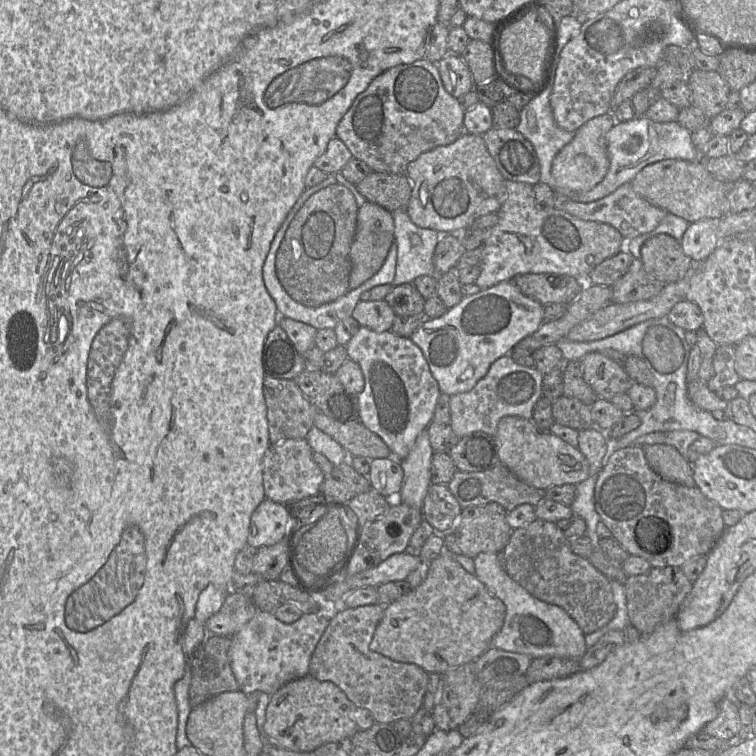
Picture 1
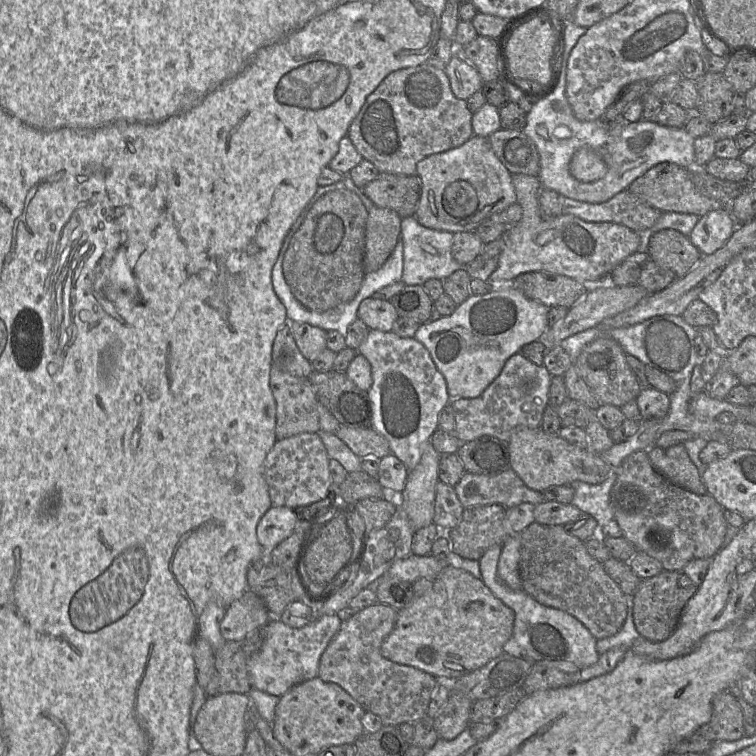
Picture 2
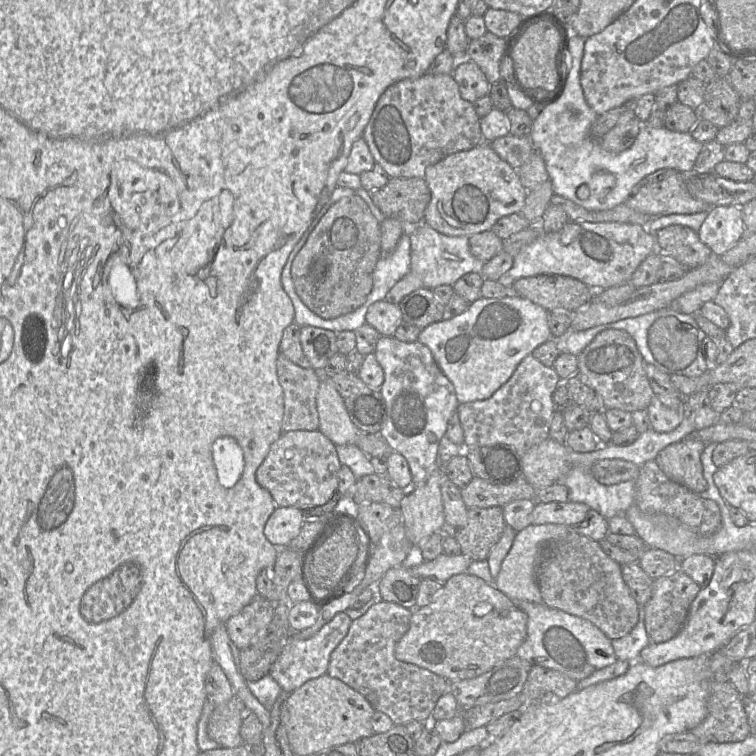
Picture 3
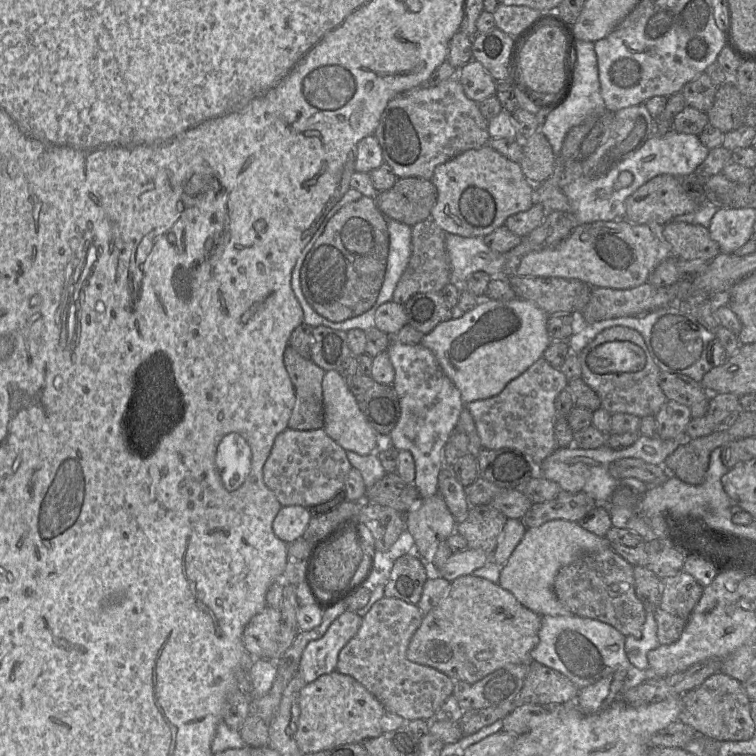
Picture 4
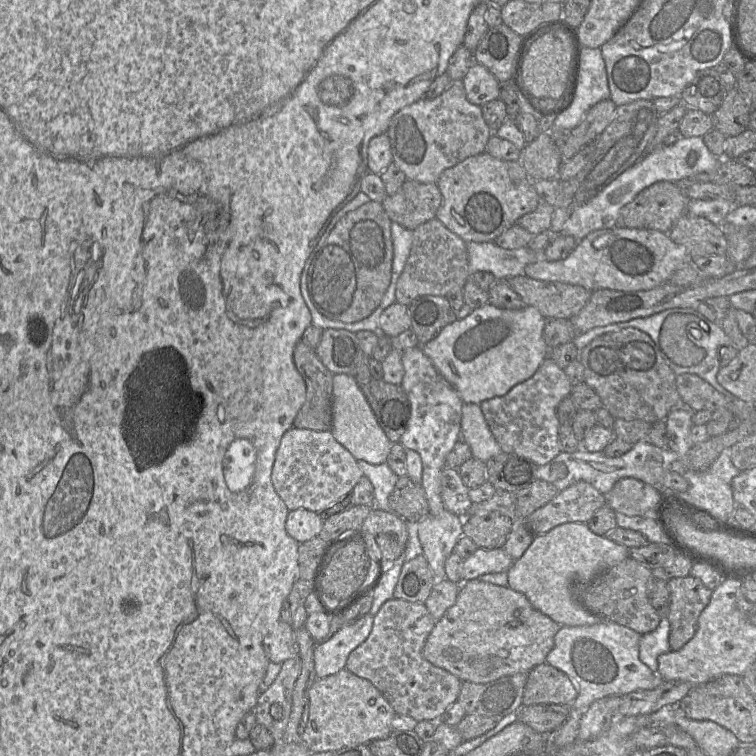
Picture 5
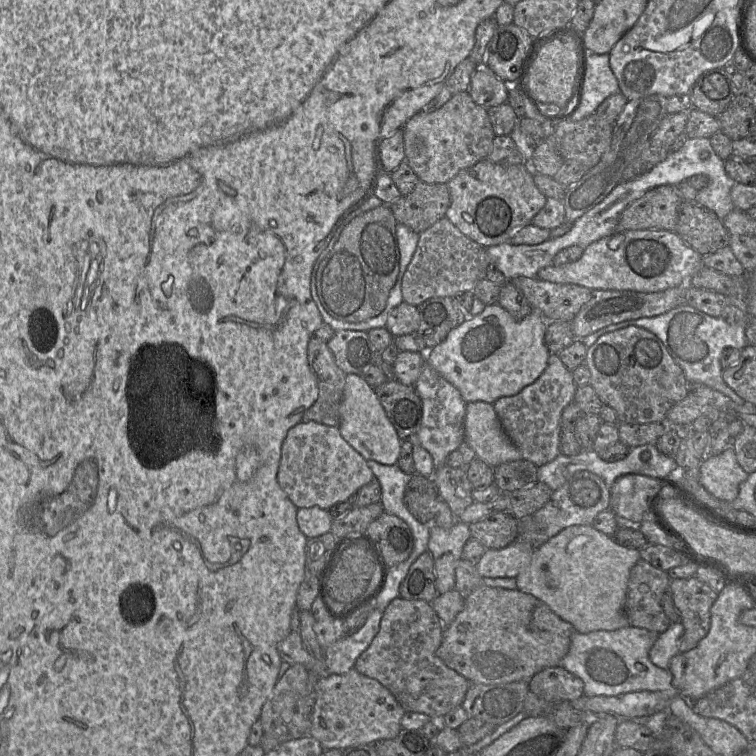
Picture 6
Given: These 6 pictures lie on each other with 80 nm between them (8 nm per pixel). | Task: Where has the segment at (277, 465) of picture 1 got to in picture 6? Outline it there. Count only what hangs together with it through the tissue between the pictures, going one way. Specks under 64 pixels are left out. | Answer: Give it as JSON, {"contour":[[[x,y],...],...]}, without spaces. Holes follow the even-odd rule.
{"contour":[[[300,422],[289,429],[282,447],[277,481],[289,500],[298,508],[317,506],[330,510],[334,505],[353,498],[358,490],[374,479],[367,461],[341,436],[338,426]]]}

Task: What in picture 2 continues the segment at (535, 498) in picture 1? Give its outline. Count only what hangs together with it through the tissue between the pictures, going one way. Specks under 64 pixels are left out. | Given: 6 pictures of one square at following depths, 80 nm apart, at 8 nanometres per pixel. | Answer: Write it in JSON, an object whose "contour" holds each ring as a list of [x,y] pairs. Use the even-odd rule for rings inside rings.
{"contour":[[[512,469],[494,476],[465,472],[454,486],[454,490],[464,508],[490,504],[511,508],[526,502],[537,505],[545,501],[542,492],[528,488]]]}

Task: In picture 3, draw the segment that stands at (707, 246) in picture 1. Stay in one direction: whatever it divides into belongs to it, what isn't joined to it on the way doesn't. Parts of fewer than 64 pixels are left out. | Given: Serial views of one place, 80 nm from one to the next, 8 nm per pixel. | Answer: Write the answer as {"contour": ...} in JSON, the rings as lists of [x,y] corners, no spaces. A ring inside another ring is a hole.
{"contour":[[[711,207],[697,233],[699,239],[711,249],[714,255],[722,255],[733,248],[746,233],[741,208]]]}

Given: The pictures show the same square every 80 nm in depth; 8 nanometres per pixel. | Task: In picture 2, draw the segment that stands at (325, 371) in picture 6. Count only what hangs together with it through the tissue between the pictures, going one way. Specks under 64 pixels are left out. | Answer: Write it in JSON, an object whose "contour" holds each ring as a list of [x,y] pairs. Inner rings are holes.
{"contour":[[[272,367],[269,385],[276,402],[276,439],[320,430],[318,400],[308,377],[297,377]]]}

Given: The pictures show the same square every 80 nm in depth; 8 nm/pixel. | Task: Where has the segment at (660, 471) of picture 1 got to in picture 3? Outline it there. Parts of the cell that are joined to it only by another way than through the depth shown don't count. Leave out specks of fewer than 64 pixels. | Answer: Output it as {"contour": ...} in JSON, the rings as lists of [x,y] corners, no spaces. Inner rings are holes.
{"contour":[[[684,439],[662,449],[654,462],[671,481],[694,493],[701,493],[707,488],[701,462],[705,447],[703,441]]]}

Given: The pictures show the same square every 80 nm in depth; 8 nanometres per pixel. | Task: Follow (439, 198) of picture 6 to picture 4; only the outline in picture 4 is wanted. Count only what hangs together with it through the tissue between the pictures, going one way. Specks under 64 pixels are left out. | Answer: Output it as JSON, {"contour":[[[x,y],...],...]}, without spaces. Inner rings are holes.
{"contour":[[[398,178],[387,191],[379,192],[375,202],[387,219],[410,227],[429,219],[437,201],[437,188],[431,180]]]}

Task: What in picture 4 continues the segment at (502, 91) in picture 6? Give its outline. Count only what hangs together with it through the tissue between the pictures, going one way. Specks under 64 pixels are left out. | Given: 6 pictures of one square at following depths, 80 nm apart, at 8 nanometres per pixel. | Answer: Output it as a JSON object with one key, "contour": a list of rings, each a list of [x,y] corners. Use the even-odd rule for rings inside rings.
{"contour":[[[474,59],[458,69],[457,79],[466,96],[475,102],[481,102],[496,94],[496,81],[484,66]]]}

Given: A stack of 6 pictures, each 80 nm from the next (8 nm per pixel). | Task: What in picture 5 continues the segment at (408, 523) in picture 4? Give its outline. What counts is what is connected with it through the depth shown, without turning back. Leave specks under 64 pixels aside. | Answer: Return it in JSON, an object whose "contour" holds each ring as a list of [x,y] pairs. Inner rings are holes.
{"contour":[[[445,509],[438,515],[429,514],[417,522],[422,554],[428,561],[435,583],[446,578],[445,561],[463,535],[463,519]]]}

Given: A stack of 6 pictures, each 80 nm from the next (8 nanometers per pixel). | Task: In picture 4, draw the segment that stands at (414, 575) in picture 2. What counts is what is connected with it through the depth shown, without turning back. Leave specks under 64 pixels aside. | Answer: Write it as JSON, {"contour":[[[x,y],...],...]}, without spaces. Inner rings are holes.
{"contour":[[[467,549],[461,553],[453,553],[441,568],[435,568],[432,573],[452,582],[464,575],[471,575],[474,570],[483,567],[491,561],[491,555],[479,549]]]}

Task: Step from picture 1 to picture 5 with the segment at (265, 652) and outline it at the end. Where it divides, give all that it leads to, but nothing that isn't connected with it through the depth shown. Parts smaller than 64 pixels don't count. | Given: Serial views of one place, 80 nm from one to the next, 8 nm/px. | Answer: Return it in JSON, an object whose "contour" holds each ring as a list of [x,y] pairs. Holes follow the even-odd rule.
{"contour":[[[365,615],[356,622],[343,625],[327,641],[315,644],[314,662],[317,679],[334,675],[346,667],[350,653],[369,636],[375,615]]]}

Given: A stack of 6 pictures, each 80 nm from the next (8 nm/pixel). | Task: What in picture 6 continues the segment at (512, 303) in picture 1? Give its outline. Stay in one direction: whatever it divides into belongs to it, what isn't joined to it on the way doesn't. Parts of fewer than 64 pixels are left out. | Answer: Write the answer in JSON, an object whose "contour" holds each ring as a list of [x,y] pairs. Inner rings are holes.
{"contour":[[[487,305],[477,315],[468,315],[468,320],[452,329],[445,340],[429,349],[426,364],[452,384],[466,403],[494,403],[502,397],[513,396],[523,388],[532,384],[545,370],[550,352],[545,344],[544,336],[547,321],[536,310],[521,320],[513,318],[500,305]]]}

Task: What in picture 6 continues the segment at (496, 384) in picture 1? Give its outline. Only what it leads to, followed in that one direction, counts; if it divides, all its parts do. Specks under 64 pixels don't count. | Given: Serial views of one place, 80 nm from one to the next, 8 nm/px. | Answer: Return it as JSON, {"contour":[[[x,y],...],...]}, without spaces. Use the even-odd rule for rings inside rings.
{"contour":[[[550,353],[548,364],[537,380],[519,393],[499,398],[493,403],[505,433],[520,451],[522,458],[539,467],[559,455],[562,411],[573,402],[576,389],[572,372],[557,354]]]}

